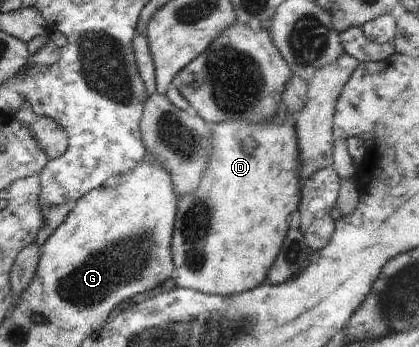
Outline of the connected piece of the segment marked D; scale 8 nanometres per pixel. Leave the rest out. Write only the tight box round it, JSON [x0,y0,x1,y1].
[170,113,300,298]

